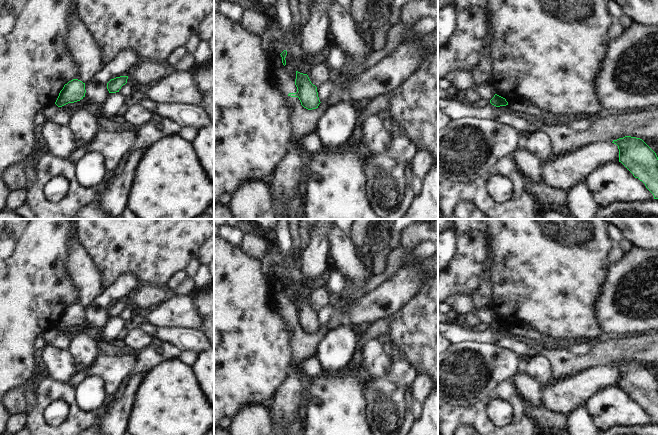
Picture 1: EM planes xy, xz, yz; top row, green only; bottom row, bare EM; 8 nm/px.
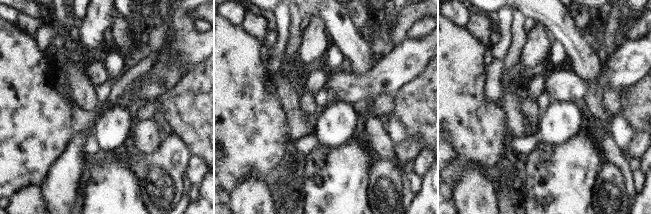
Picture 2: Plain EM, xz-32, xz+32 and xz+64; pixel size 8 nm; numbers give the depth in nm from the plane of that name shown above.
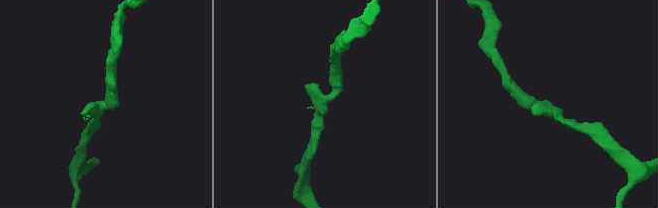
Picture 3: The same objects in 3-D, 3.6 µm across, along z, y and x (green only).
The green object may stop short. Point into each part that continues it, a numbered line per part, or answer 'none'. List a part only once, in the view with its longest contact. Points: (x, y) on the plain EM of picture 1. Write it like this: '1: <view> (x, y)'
none

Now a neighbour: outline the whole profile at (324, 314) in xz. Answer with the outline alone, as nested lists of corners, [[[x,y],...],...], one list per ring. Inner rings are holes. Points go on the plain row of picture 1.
[[[332,303],[328,304],[327,306],[321,308],[317,311],[318,321],[320,326],[324,326],[330,320],[333,314],[334,305]]]

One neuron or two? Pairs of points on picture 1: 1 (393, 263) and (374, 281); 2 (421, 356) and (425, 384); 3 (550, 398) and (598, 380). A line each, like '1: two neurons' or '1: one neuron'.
1: one neuron
2: two neurons
3: one neuron

